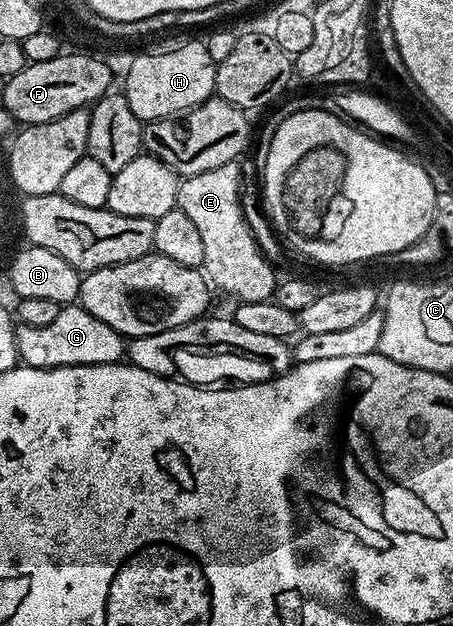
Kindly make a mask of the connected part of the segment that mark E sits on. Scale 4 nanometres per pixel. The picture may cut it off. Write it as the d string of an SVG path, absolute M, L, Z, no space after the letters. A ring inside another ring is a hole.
M234 162L215 166L215 170L203 170L203 174L186 176L177 185L177 208L199 230L203 238L203 271L214 289L222 288L229 296L238 296L241 302L272 300L277 289L279 275L265 261L249 224L241 209L241 168Z

